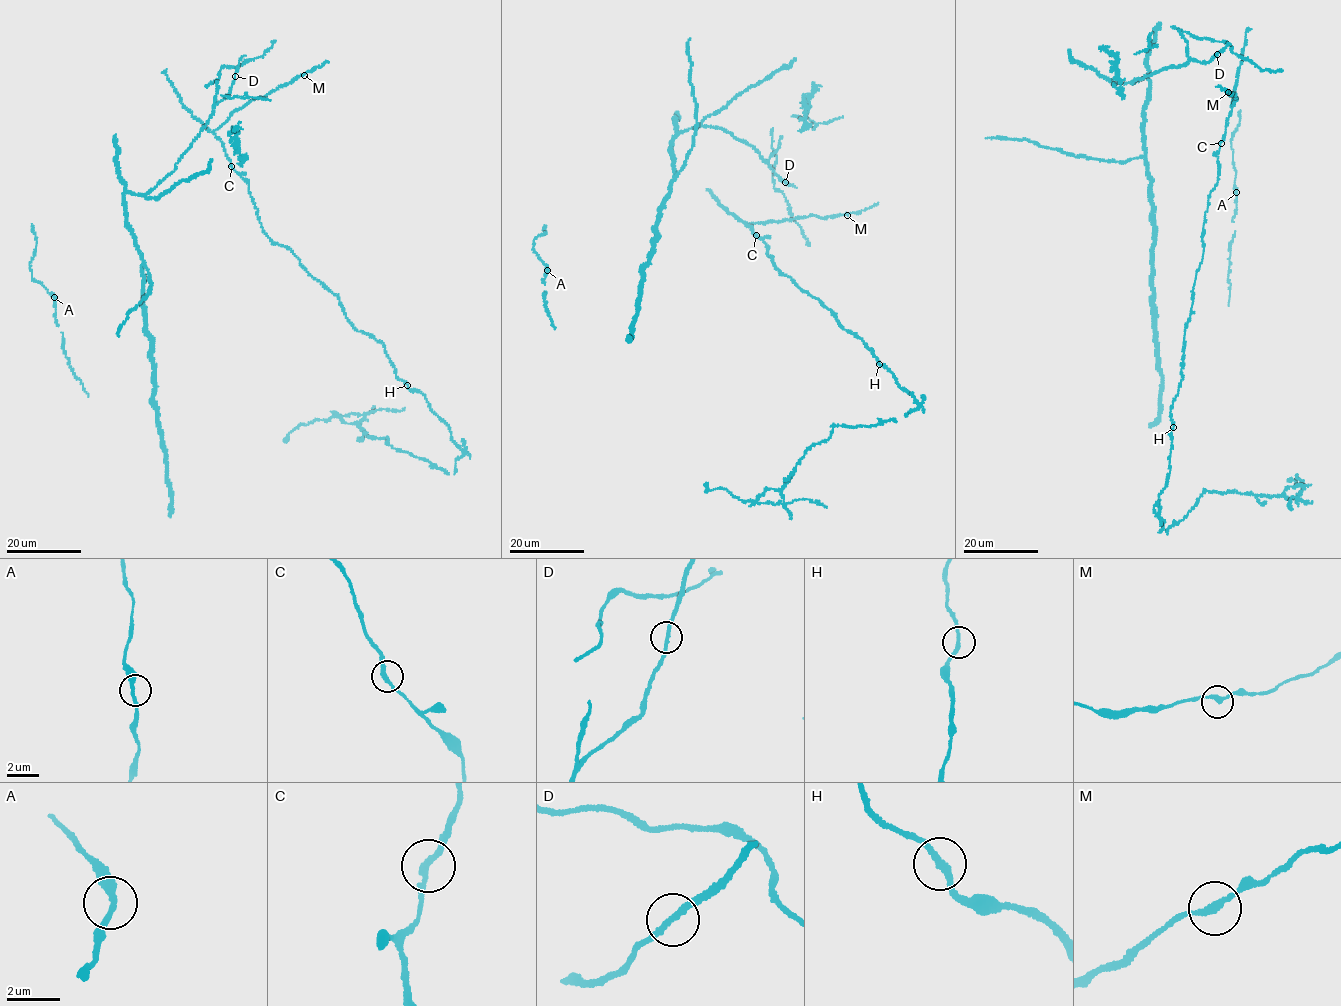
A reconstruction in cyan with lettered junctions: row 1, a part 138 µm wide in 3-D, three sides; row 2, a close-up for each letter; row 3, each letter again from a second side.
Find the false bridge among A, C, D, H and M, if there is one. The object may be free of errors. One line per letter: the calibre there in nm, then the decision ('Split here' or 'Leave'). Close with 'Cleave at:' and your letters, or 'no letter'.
A: Thickness 240 nm. Leave
C: Thickness 240 nm. Leave
D: Thickness 220 nm. Leave
H: Thickness 240 nm. Split here
M: Thickness 240 nm. Leave
Cleave at: H

